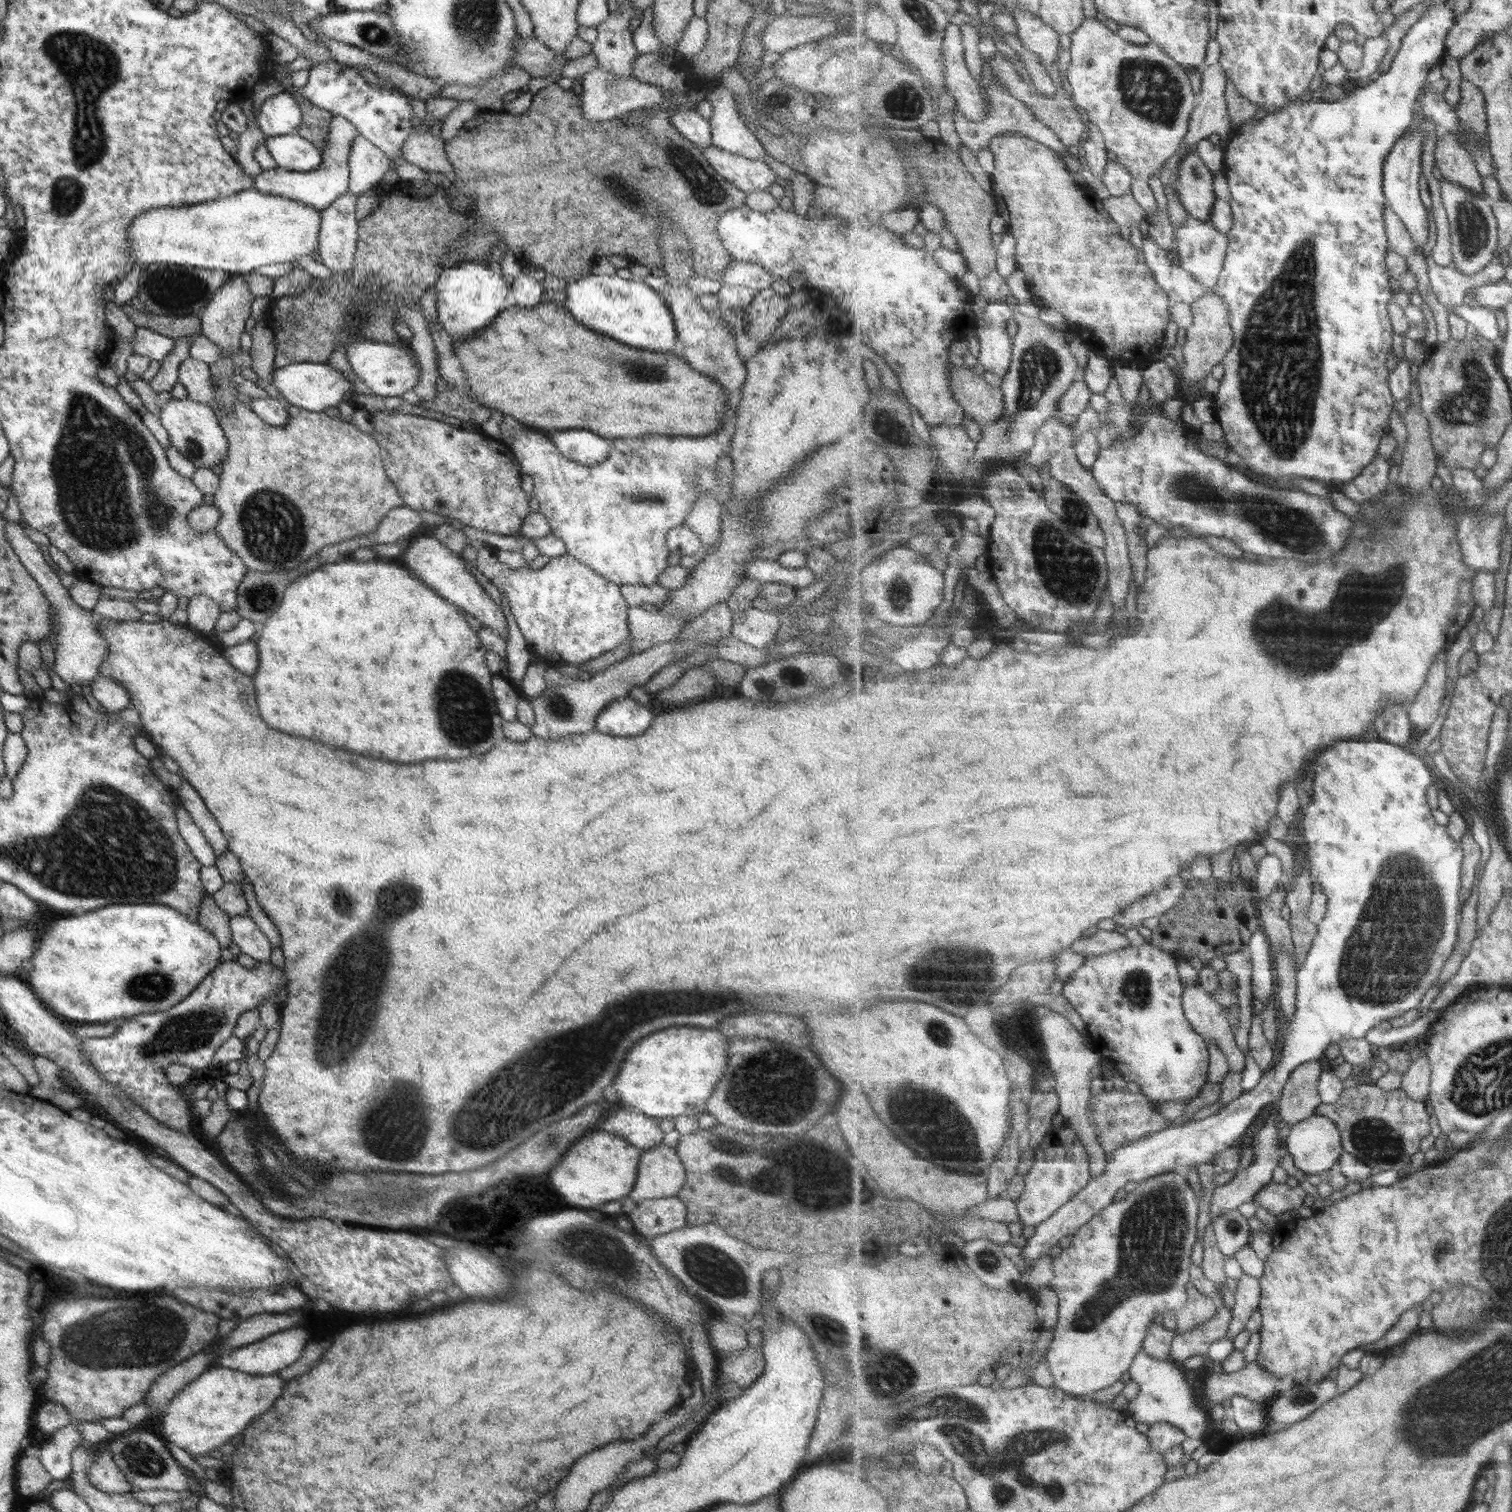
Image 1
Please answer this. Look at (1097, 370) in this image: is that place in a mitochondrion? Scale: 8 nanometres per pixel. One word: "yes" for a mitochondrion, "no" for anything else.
no

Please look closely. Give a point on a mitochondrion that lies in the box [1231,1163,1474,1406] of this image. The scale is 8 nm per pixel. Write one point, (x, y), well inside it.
(1442, 1252)

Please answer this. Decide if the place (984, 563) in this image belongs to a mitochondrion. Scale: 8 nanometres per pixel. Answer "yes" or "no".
no

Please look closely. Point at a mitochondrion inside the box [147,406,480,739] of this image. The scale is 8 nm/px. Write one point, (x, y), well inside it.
(274, 531)

